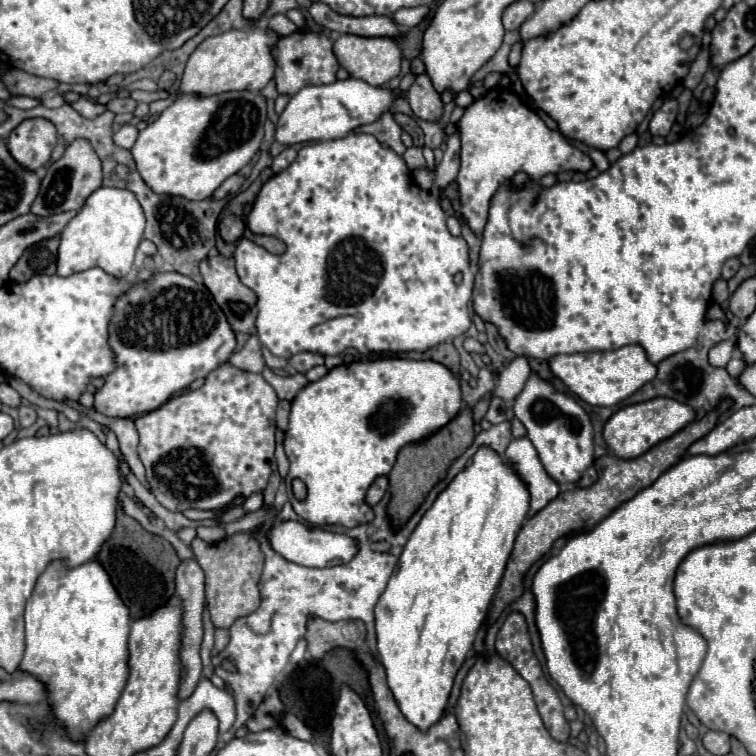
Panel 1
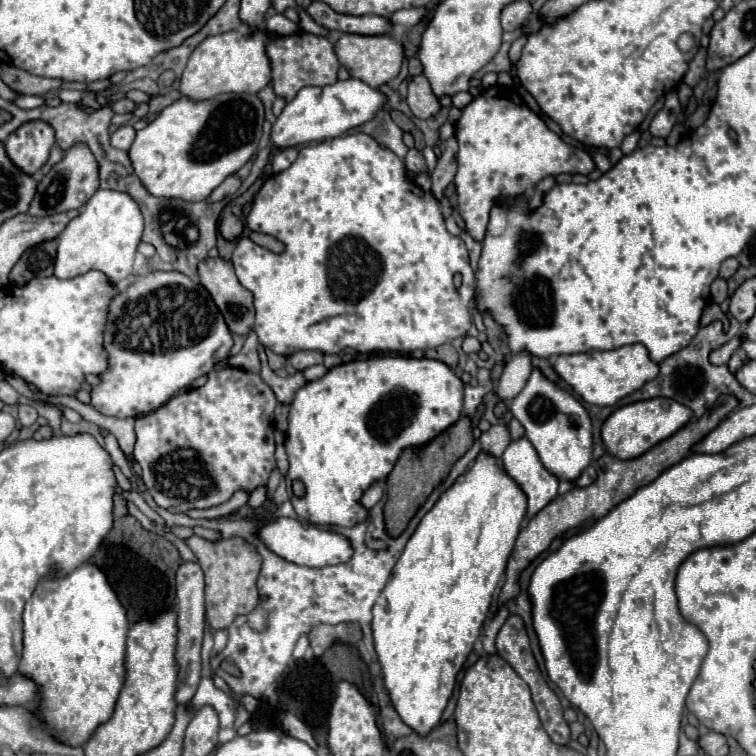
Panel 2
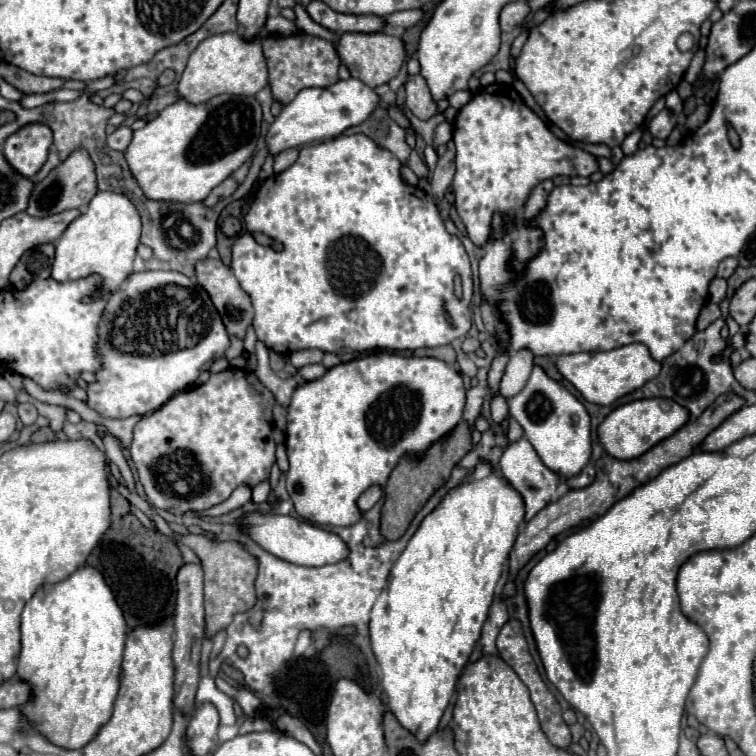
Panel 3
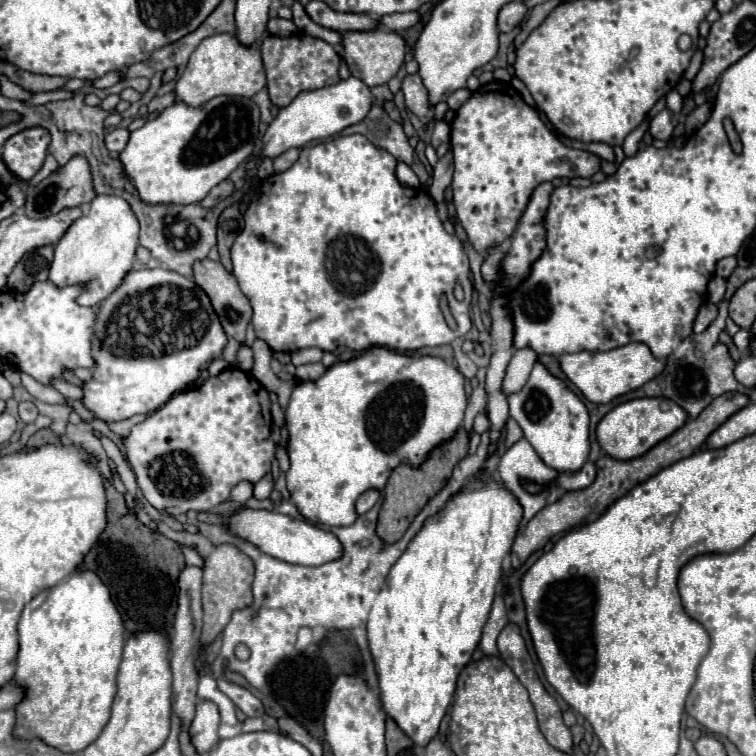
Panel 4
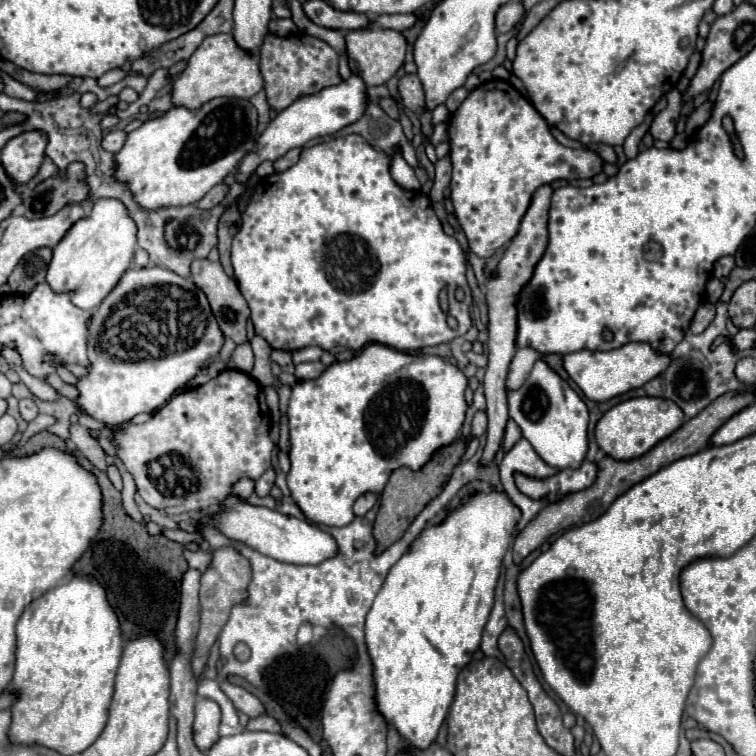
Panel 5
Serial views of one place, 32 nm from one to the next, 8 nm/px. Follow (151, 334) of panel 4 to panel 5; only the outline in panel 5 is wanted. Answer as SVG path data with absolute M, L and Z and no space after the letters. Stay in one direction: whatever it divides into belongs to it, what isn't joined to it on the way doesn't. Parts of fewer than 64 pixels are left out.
M160 266L128 268L112 292L92 312L88 322L90 366L88 374L78 378L74 384L80 392L74 404L80 412L106 426L118 426L132 420L136 414L154 412L178 390L186 388L186 382L218 356L222 342L224 336L216 324L216 318L212 316L208 300L204 292L196 288L196 284Z

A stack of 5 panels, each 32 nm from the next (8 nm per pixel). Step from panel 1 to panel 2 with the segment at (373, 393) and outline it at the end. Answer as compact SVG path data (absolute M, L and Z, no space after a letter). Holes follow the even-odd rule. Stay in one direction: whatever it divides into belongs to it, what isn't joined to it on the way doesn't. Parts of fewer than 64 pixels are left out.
M374 356L374 358L366 358L366 360L354 360L348 364L340 364L330 368L322 378L314 380L314 382L306 382L296 394L294 400L290 404L290 412L288 412L288 432L286 432L286 454L290 460L290 470L286 474L286 486L288 486L288 494L290 500L294 504L296 514L310 522L310 524L318 524L318 526L346 526L350 528L352 524L358 524L360 520L364 520L364 516L368 514L362 506L360 506L360 496L364 494L366 488L370 488L374 482L378 480L386 480L388 474L392 472L398 456L404 452L404 448L424 448L430 440L434 440L436 436L440 436L444 430L448 430L452 424L456 424L462 416L462 394L464 394L464 386L462 380L456 376L456 372L440 362L440 360L432 360L432 358L404 358L404 356ZM300 480L306 486L304 496L296 496L292 492L292 482Z

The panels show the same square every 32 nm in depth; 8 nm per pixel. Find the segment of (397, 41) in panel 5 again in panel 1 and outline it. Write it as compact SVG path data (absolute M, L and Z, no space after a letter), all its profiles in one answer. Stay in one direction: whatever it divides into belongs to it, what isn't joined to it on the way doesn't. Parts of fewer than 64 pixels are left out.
M342 34L334 42L334 54L342 68L348 70L352 78L360 78L368 82L370 86L384 86L388 80L396 78L400 74L400 62L402 62L402 50L394 38L378 36L378 38L364 38L354 34Z

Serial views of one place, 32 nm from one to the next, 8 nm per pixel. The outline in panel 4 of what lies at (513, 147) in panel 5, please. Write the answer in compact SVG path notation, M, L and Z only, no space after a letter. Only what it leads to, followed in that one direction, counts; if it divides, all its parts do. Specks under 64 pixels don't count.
M492 82L458 108L450 144L454 154L452 202L470 244L482 256L506 242L524 214L536 186L554 178L590 178L600 172L600 158L586 150L564 146L538 112L506 82Z

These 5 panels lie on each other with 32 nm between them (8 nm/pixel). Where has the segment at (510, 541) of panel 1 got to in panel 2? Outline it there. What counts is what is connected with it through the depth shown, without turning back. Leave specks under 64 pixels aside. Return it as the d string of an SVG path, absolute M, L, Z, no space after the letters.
M480 454L474 466L460 476L456 484L448 488L436 506L422 518L420 526L398 558L386 588L374 604L372 636L374 650L382 666L384 690L390 696L392 708L398 712L400 720L418 736L428 736L440 724L442 712L452 698L456 676L472 652L474 642L480 636L480 628L488 616L492 594L500 576L504 574L506 560L520 532L524 514L524 492L510 476L506 476L496 458Z

